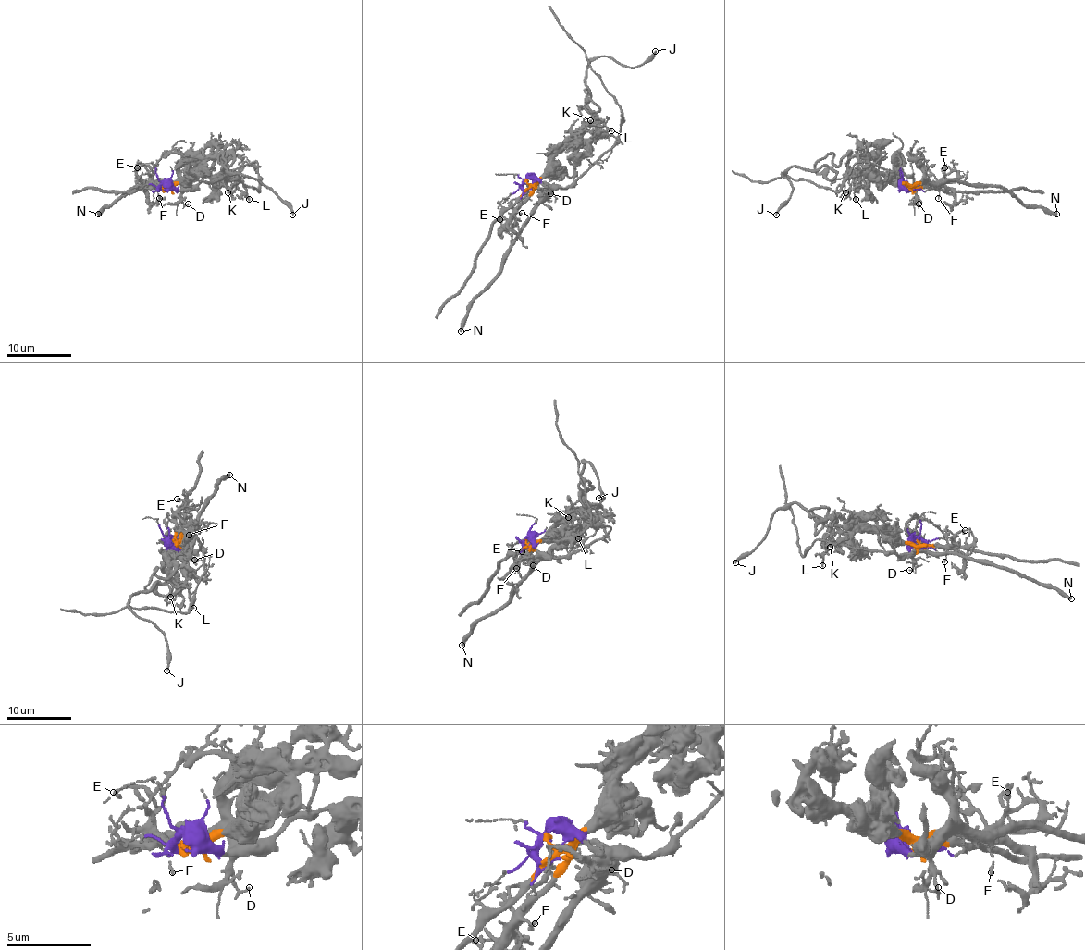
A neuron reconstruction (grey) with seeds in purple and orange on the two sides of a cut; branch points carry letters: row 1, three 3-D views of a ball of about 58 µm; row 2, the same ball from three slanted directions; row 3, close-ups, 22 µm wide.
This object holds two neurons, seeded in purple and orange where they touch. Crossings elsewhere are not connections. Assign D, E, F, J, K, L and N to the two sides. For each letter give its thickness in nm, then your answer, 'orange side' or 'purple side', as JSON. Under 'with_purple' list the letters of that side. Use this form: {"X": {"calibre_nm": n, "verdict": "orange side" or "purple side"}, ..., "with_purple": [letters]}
{"D": {"calibre_nm": 160, "verdict": "purple side"}, "E": {"calibre_nm": 200, "verdict": "orange side"}, "F": {"calibre_nm": 120, "verdict": "orange side"}, "J": {"calibre_nm": 200, "verdict": "orange side"}, "K": {"calibre_nm": 140, "verdict": "orange side"}, "L": {"calibre_nm": 200, "verdict": "orange side"}, "N": {"calibre_nm": 380, "verdict": "purple side"}, "with_purple": ["D", "N"]}

